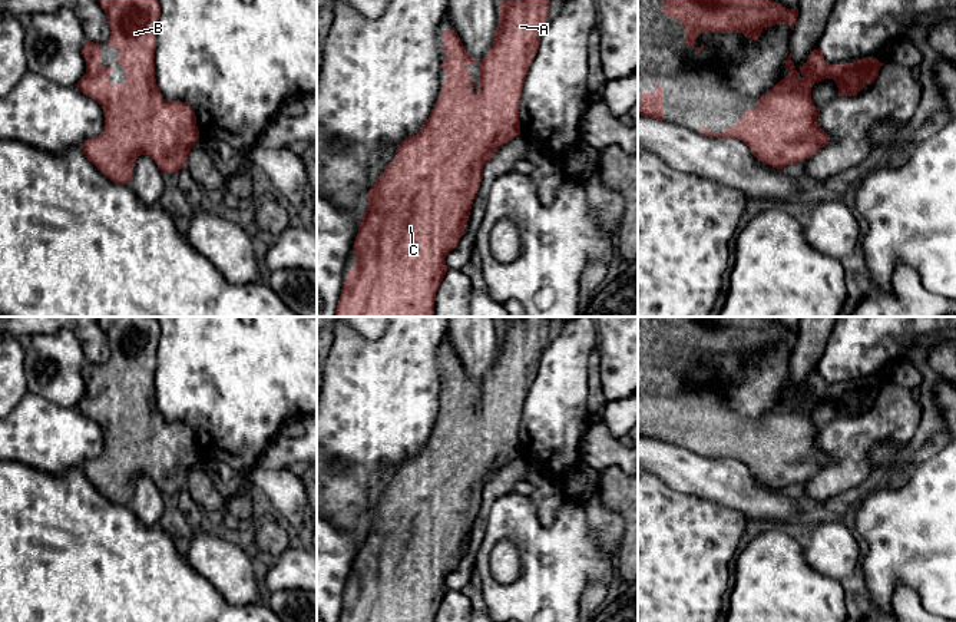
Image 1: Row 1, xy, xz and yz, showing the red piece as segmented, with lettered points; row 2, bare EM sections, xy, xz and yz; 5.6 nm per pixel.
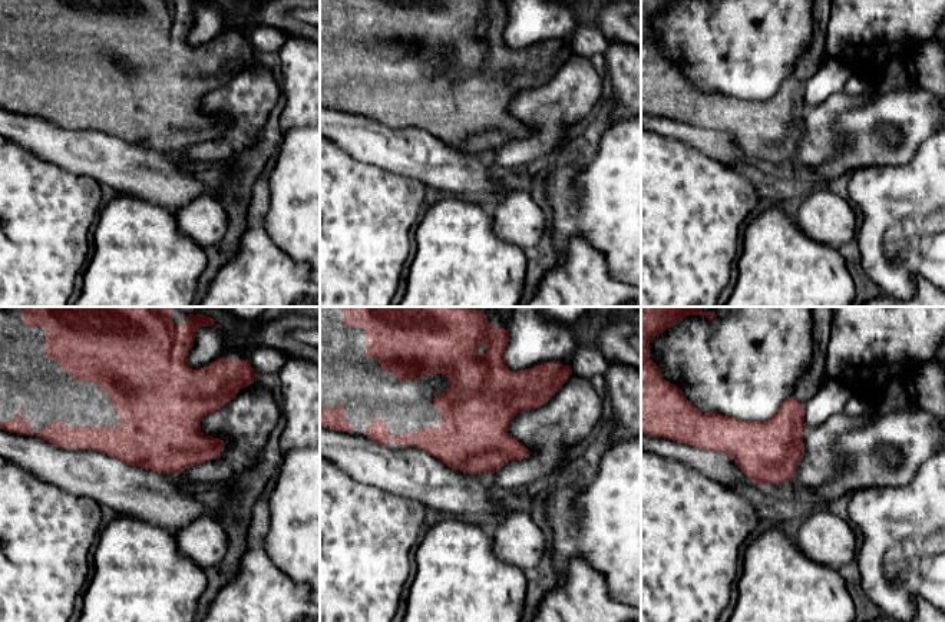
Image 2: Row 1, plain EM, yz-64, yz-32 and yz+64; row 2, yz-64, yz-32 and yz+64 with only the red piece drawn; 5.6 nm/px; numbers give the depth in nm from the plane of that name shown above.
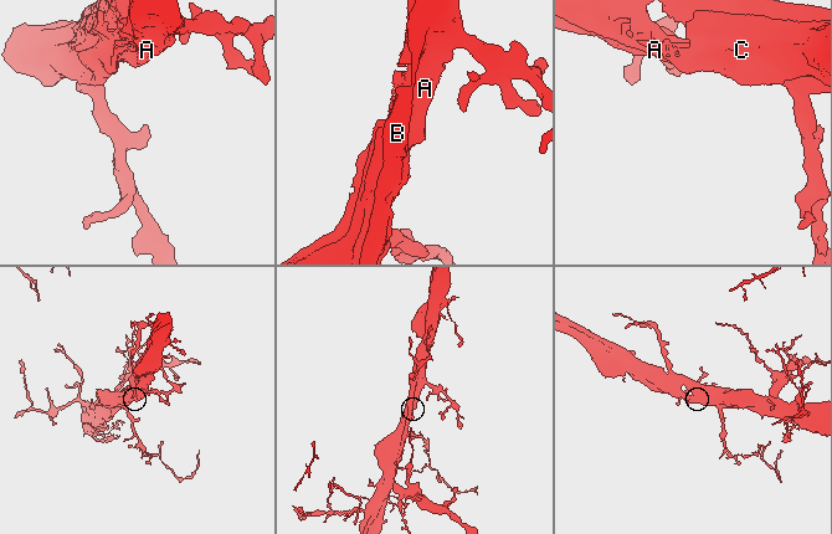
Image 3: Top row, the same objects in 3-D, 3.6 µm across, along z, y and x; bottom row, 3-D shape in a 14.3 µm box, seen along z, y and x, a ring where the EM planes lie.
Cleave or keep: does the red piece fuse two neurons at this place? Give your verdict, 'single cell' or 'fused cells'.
single cell

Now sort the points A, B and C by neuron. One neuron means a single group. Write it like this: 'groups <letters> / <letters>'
groups A B C

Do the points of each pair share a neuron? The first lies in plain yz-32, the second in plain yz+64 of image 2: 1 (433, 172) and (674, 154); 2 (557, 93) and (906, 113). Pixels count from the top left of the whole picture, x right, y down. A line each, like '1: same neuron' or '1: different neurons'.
1: different neurons
2: different neurons

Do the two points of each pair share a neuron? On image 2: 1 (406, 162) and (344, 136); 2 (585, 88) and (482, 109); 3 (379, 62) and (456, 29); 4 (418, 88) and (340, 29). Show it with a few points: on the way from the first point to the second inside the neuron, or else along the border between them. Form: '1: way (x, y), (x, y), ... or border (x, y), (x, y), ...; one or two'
1: way (390, 149), (360, 136); one
2: border (538, 85), (518, 92), (508, 105), (528, 132); two
3: way (385, 37), (393, 29), (432, 29); one
4: way (399, 88), (359, 48); one

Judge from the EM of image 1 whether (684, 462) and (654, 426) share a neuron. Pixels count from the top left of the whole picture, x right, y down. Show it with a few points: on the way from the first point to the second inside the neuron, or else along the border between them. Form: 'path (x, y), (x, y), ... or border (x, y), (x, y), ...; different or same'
border (652, 439), (697, 453); different

